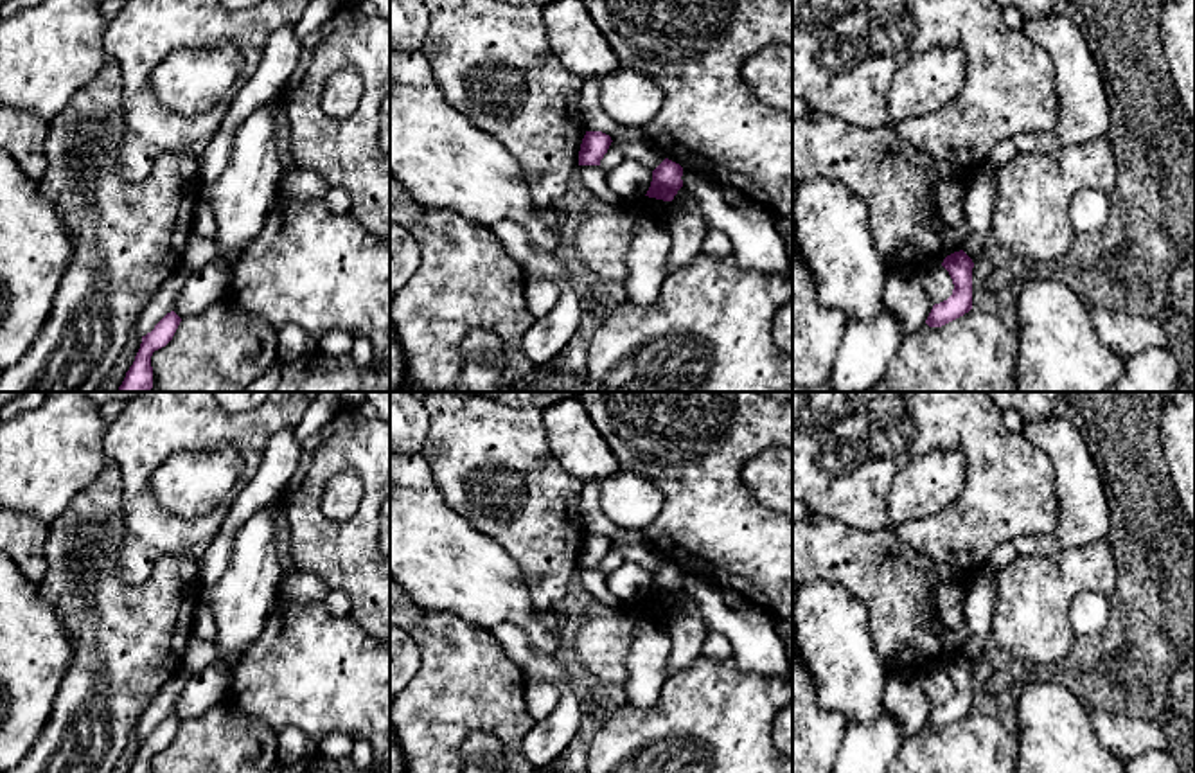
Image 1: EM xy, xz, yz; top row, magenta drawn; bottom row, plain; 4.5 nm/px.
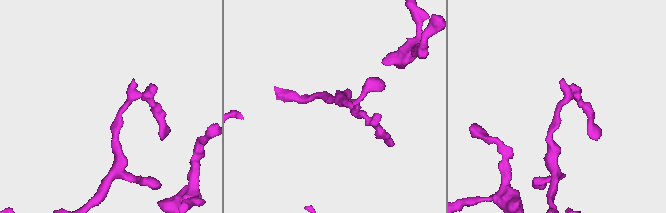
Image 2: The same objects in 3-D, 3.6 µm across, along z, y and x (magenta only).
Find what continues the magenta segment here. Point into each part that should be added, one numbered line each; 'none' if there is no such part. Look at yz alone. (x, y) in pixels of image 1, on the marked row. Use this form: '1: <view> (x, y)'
none

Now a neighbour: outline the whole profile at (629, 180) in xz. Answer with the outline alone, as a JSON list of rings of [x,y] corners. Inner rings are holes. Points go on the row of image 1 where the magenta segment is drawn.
[[[625,158],[607,173],[607,187],[622,200],[642,200],[651,182],[652,171],[631,158]]]

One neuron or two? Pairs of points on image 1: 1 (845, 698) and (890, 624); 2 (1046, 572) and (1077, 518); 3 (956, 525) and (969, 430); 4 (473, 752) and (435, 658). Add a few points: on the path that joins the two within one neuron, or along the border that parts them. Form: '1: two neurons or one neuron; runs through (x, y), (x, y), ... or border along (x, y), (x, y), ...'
1: two neurons; border along (865, 606), (870, 617), (872, 644), (888, 675)
2: two neurons; border along (1098, 541), (1046, 554), (1019, 554)
3: one neuron; runs through (978, 502), (978, 453)
4: two neurons; border along (460, 745), (473, 732), (489, 732), (505, 754)

